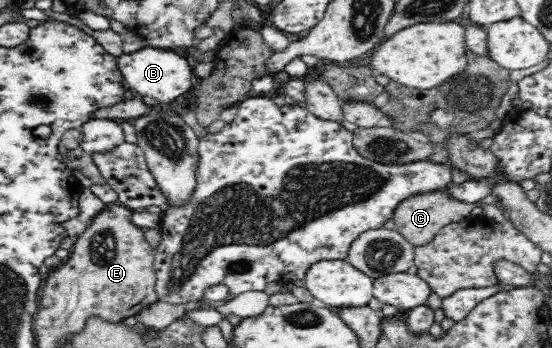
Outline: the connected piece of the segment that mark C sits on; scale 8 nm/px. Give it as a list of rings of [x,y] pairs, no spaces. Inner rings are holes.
[[[449,185],[431,192],[413,194],[397,204],[393,210],[394,228],[397,229],[412,245],[423,246],[431,242],[440,230],[452,222],[461,222],[470,216],[475,207],[473,203],[461,202],[450,195]]]

